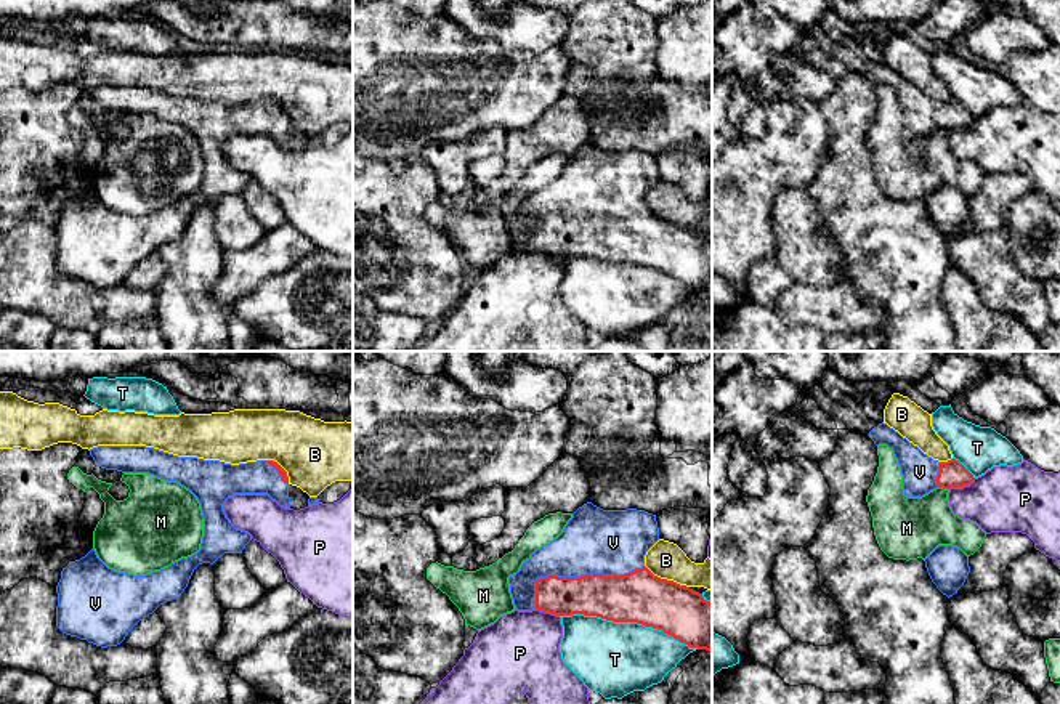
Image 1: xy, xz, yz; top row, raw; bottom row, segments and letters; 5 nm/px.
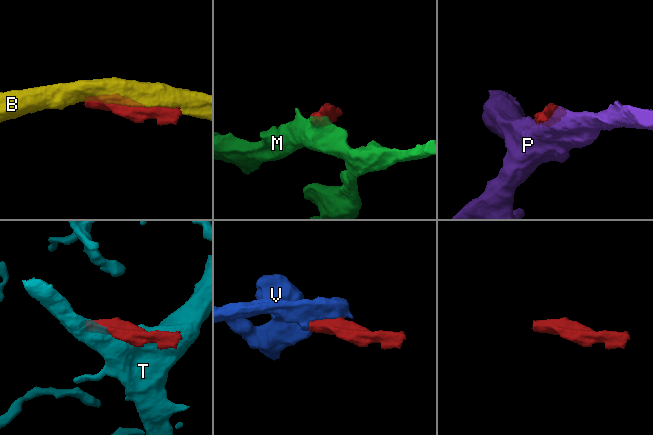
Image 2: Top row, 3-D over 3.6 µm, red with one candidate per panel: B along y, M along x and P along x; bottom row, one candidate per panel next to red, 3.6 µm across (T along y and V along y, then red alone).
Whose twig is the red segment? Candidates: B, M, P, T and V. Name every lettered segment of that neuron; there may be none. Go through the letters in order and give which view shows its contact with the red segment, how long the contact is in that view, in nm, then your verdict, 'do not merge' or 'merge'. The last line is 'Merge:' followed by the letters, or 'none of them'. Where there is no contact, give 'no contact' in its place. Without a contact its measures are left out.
B: xz | 260 nm | do not merge
M: yz | 60 nm | do not merge
P: yz | 150 nm | do not merge
T: xz | 700 nm | do not merge
V: xz | 600 nm | merge
Merge: V

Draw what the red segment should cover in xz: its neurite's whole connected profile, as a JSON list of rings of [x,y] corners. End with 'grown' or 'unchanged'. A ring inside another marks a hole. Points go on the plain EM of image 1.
[[[592,143],[579,148],[563,173],[537,189],[520,212],[508,218],[515,250],[539,250],[555,257],[597,257],[613,263],[637,263],[662,271],[680,284],[698,290],[712,290],[712,244],[702,234],[674,221],[654,216],[645,207],[646,192],[659,181],[656,156],[645,151],[603,151]]] | grown

